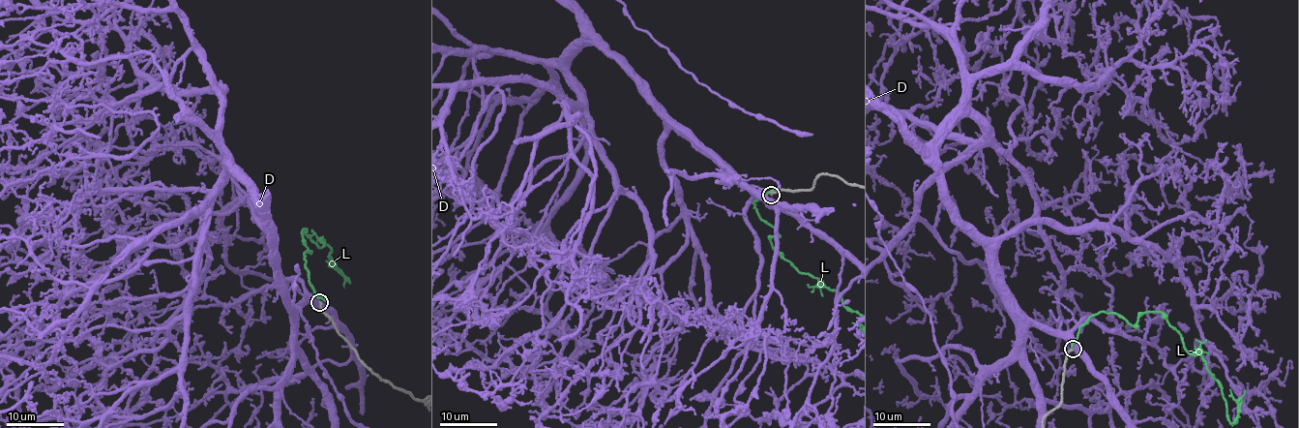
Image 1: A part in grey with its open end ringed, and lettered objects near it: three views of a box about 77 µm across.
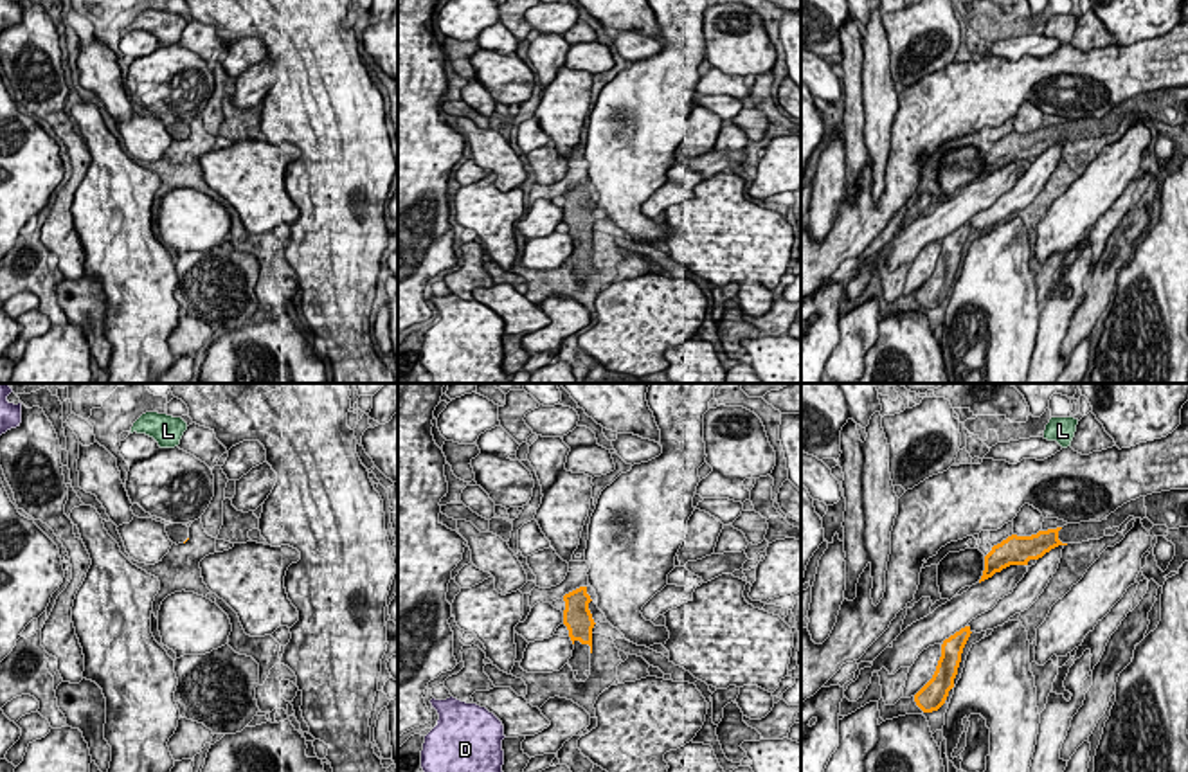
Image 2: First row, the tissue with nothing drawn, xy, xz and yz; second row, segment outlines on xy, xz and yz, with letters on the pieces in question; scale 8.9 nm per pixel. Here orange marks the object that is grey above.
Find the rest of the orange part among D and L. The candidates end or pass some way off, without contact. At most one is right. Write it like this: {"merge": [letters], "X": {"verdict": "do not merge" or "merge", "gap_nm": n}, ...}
{"merge": [], "D": {"verdict": "do not merge", "gap_nm": 950}, "L": {"verdict": "do not merge", "gap_nm": 700}}

